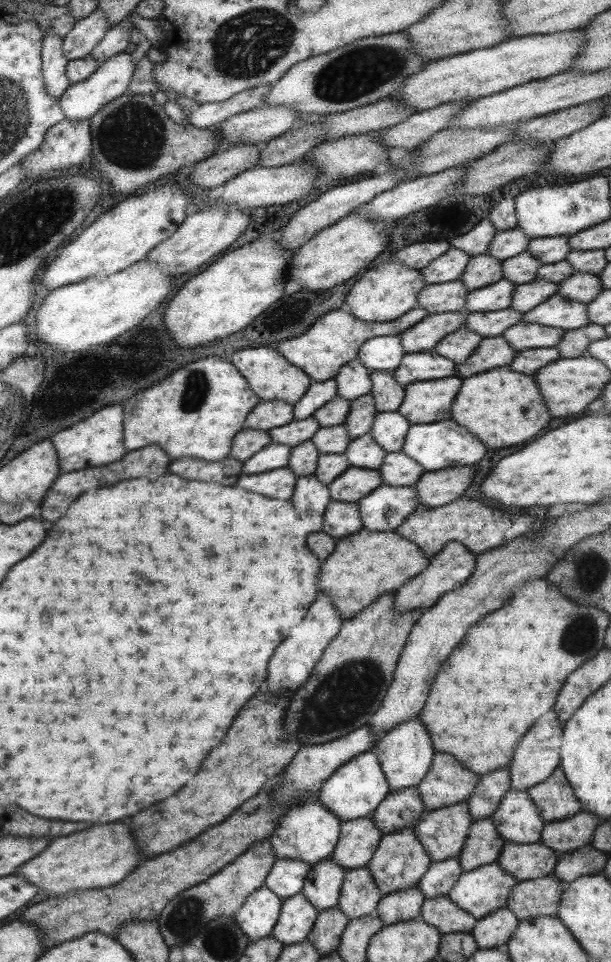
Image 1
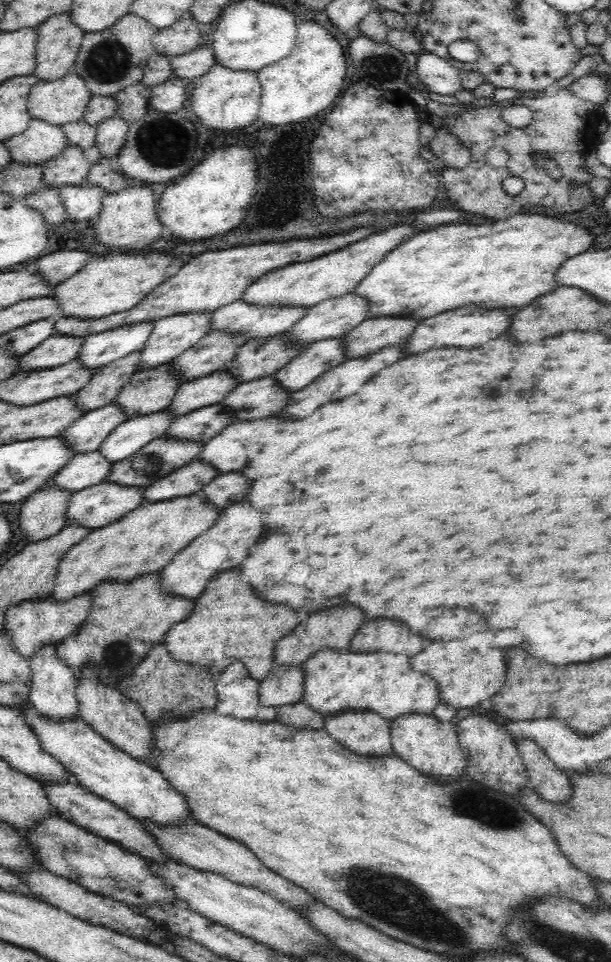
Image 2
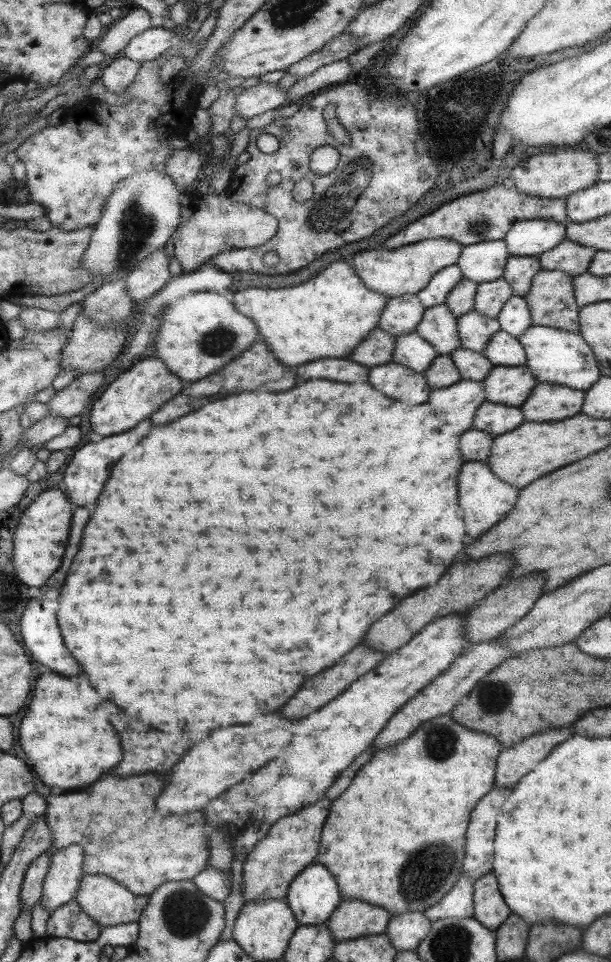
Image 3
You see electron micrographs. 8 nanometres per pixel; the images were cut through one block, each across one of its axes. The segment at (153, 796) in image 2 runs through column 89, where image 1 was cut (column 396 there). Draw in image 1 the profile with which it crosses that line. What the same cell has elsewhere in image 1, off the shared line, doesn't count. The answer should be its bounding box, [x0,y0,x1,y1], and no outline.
[373,716,434,792]

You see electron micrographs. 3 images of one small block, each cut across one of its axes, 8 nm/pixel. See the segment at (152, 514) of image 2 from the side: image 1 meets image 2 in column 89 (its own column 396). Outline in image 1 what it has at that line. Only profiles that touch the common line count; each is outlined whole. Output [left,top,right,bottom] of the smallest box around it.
[319,528,429,621]

